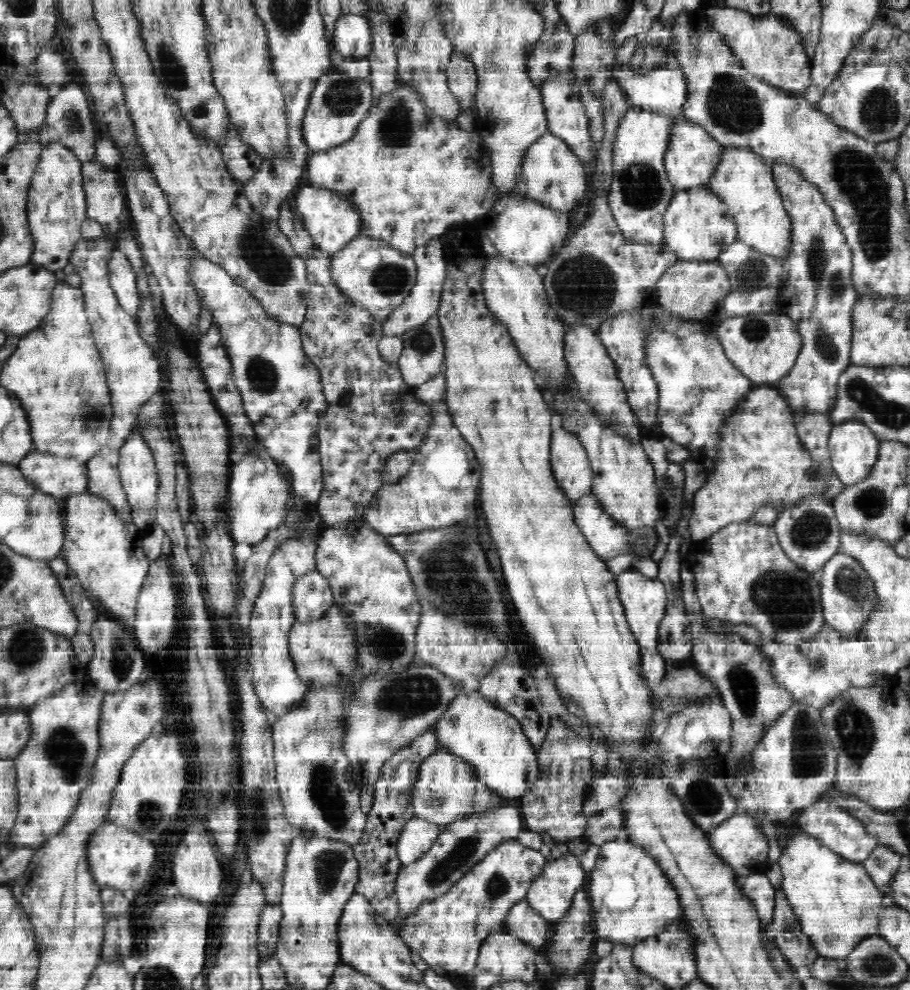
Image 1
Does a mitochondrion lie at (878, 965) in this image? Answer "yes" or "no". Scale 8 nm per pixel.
yes

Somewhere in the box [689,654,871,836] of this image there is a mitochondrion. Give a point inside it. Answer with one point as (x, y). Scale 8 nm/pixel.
(809, 755)

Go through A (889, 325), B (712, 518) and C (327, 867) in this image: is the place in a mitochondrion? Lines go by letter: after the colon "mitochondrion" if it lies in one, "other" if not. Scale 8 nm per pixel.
A: other
B: other
C: mitochondrion

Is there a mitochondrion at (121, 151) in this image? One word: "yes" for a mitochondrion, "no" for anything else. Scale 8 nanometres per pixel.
no

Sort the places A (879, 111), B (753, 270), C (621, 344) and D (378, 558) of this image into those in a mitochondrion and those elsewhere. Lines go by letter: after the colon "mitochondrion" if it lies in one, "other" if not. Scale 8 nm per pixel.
A: mitochondrion
B: mitochondrion
C: other
D: other

